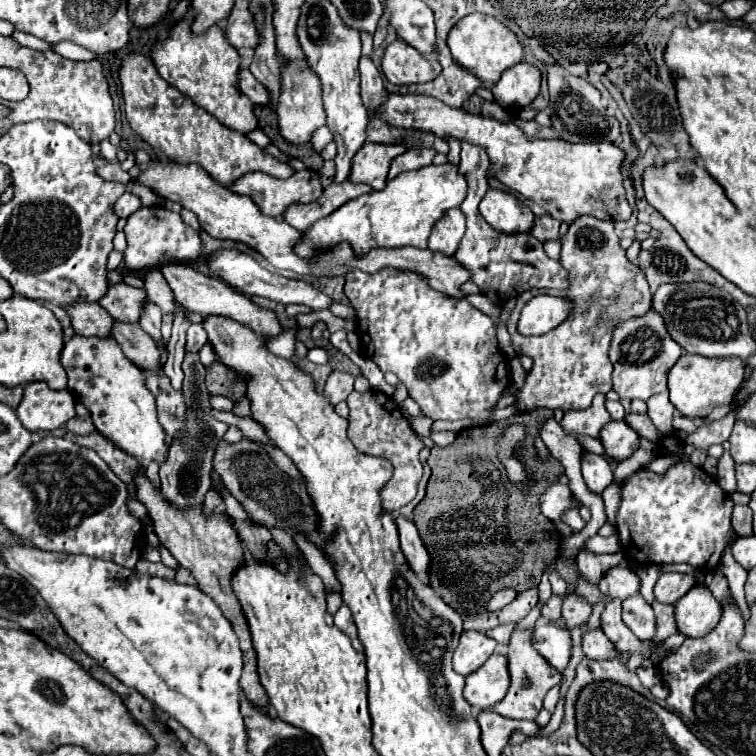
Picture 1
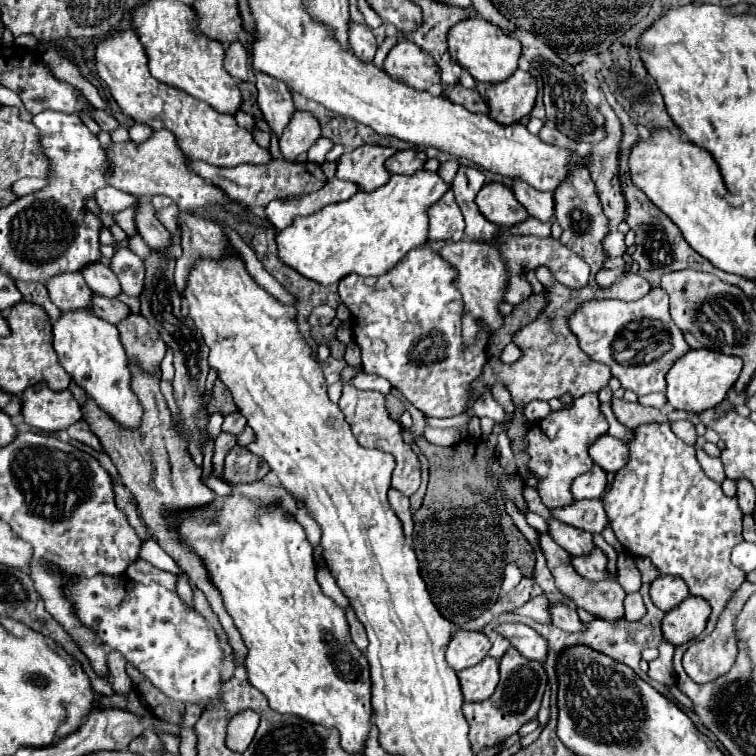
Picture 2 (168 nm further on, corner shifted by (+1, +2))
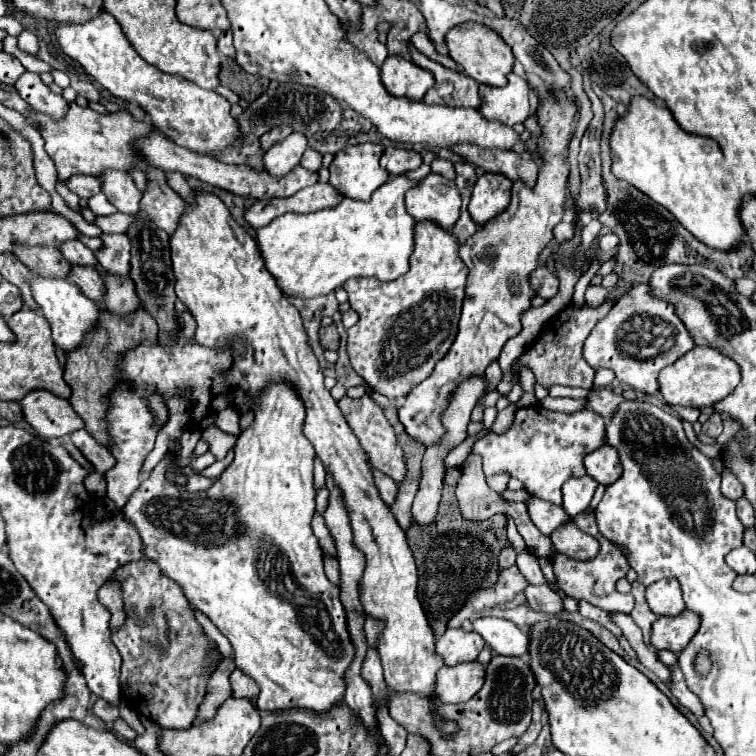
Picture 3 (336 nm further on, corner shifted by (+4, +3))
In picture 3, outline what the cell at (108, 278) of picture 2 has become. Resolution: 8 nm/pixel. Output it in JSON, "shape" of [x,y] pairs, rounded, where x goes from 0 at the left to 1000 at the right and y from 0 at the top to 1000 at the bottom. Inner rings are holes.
{"shape":[[[95,317],[95,323],[85,323],[79,333],[95,352],[122,352],[122,354],[130,352],[124,333],[116,331],[106,317]]]}

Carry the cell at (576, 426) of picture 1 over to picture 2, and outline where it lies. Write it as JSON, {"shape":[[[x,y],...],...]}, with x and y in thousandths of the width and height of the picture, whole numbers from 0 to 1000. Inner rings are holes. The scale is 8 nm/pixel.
{"shape":[[[774,520],[771,525],[761,528],[753,541],[745,544],[729,544],[718,557],[710,557],[700,562],[694,573],[694,591],[692,597],[700,602],[700,610],[694,618],[687,618],[687,628],[692,636],[700,631],[710,634],[710,649],[716,655],[716,663],[731,673],[731,671],[750,671],[761,660],[753,649],[755,636],[776,626],[784,618],[784,607],[779,604],[779,591],[787,586],[790,578],[800,575],[806,567],[798,546],[792,544],[792,528],[790,520]]]}

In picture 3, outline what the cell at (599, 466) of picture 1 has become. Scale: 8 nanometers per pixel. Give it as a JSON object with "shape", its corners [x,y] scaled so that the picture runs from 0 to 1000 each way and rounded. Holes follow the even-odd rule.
{"shape":[[[767,630],[767,632],[757,632],[743,643],[743,653],[746,653],[746,664],[743,672],[759,685],[762,680],[767,680],[772,672],[778,672],[786,648],[788,648],[791,638],[786,632]]]}

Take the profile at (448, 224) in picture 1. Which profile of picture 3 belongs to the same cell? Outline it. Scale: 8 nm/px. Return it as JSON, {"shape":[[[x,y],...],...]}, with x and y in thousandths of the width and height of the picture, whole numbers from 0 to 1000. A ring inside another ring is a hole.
{"shape":[[[566,230],[537,257],[537,275],[548,291],[569,291],[593,304],[608,288],[608,257],[598,238]]]}

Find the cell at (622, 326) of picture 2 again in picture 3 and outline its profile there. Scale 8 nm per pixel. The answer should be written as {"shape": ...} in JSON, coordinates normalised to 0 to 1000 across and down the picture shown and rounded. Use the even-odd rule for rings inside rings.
{"shape":[[[841,376],[833,386],[820,392],[820,397],[810,405],[802,421],[796,421],[780,439],[780,444],[772,452],[772,474],[783,487],[807,487],[812,489],[815,500],[852,521],[870,519],[870,495],[876,487],[892,481],[899,471],[905,471],[910,463],[918,460],[918,452],[913,442],[907,439],[899,421],[892,415],[889,402],[868,394],[860,389],[860,381],[854,376]]]}

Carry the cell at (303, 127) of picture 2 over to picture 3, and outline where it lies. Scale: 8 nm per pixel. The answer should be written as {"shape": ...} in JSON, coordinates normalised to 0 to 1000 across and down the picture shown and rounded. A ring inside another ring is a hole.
{"shape":[[[386,175],[381,183],[365,188],[349,206],[349,222],[360,233],[376,233],[389,220],[397,217],[402,198],[407,196],[407,185],[399,175]]]}

